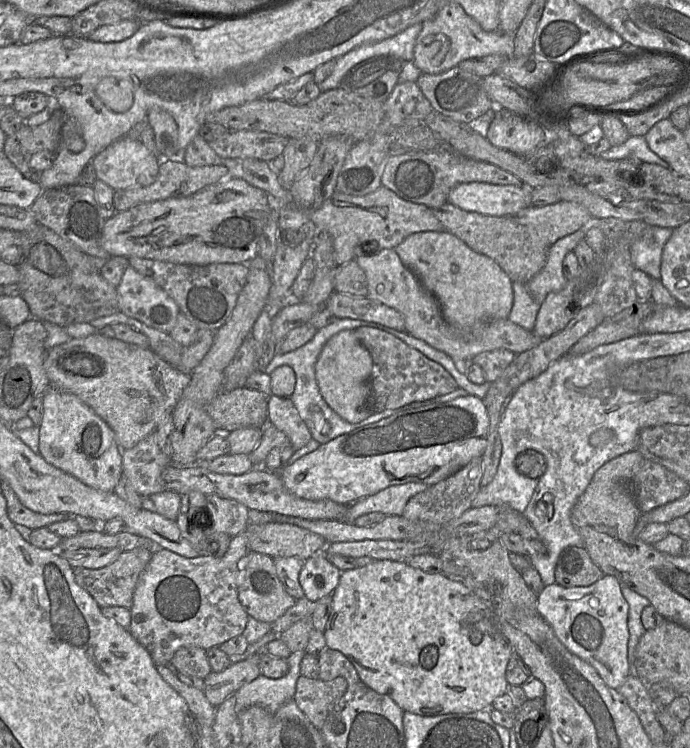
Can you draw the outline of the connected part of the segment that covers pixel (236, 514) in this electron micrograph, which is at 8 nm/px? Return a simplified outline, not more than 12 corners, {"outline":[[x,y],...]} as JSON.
{"outline":[[205,495],[206,541],[217,533],[232,538],[246,530],[246,506]]}

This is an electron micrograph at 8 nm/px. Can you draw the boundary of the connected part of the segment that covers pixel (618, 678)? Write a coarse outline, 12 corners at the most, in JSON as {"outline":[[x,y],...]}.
{"outline":[[614,576],[556,583],[537,610],[609,687],[630,675],[629,605]]}

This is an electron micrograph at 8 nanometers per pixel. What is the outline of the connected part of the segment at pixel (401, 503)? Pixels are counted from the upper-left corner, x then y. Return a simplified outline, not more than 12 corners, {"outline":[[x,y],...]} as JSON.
{"outline":[[414,482],[387,487],[354,502],[340,521],[372,512],[402,516],[410,498],[427,487]]}

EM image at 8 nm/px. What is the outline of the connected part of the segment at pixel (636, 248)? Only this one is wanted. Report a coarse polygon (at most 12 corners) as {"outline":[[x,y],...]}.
{"outline":[[649,225],[630,248],[635,268],[660,279],[673,228]]}

